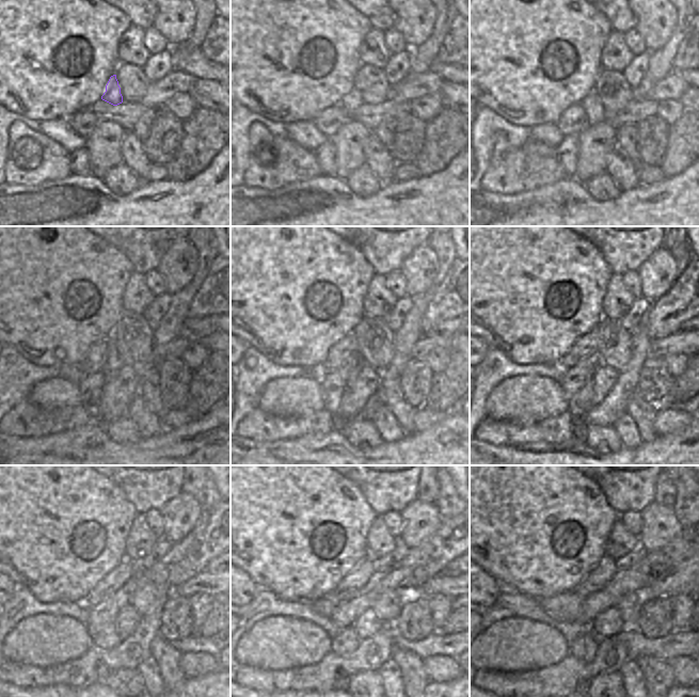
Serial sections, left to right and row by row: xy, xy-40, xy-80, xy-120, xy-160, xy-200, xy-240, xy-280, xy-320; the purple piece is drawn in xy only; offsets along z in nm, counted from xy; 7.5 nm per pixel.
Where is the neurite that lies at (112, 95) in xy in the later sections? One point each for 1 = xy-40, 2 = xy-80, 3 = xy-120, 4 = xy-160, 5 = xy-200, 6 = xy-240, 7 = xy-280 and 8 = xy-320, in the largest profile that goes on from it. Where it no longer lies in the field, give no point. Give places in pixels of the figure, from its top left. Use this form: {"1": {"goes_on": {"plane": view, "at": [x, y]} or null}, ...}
{"1": {"goes_on": {"plane": "xy-40", "at": [352, 100]}}, "2": {"goes_on": {"plane": "xy-80", "at": [591, 104]}}, "3": {"goes_on": {"plane": "xy-120", "at": [116, 357]}}, "4": {"goes_on": {"plane": "xy-160", "at": [354, 362]}}, "5": {"goes_on": {"plane": "xy-200", "at": [583, 400]}}, "6": {"goes_on": {"plane": "xy-240", "at": [107, 639]}}, "7": {"goes_on": {"plane": "xy-280", "at": [346, 643]}}, "8": {"goes_on": {"plane": "xy-320", "at": [584, 648]}}}

